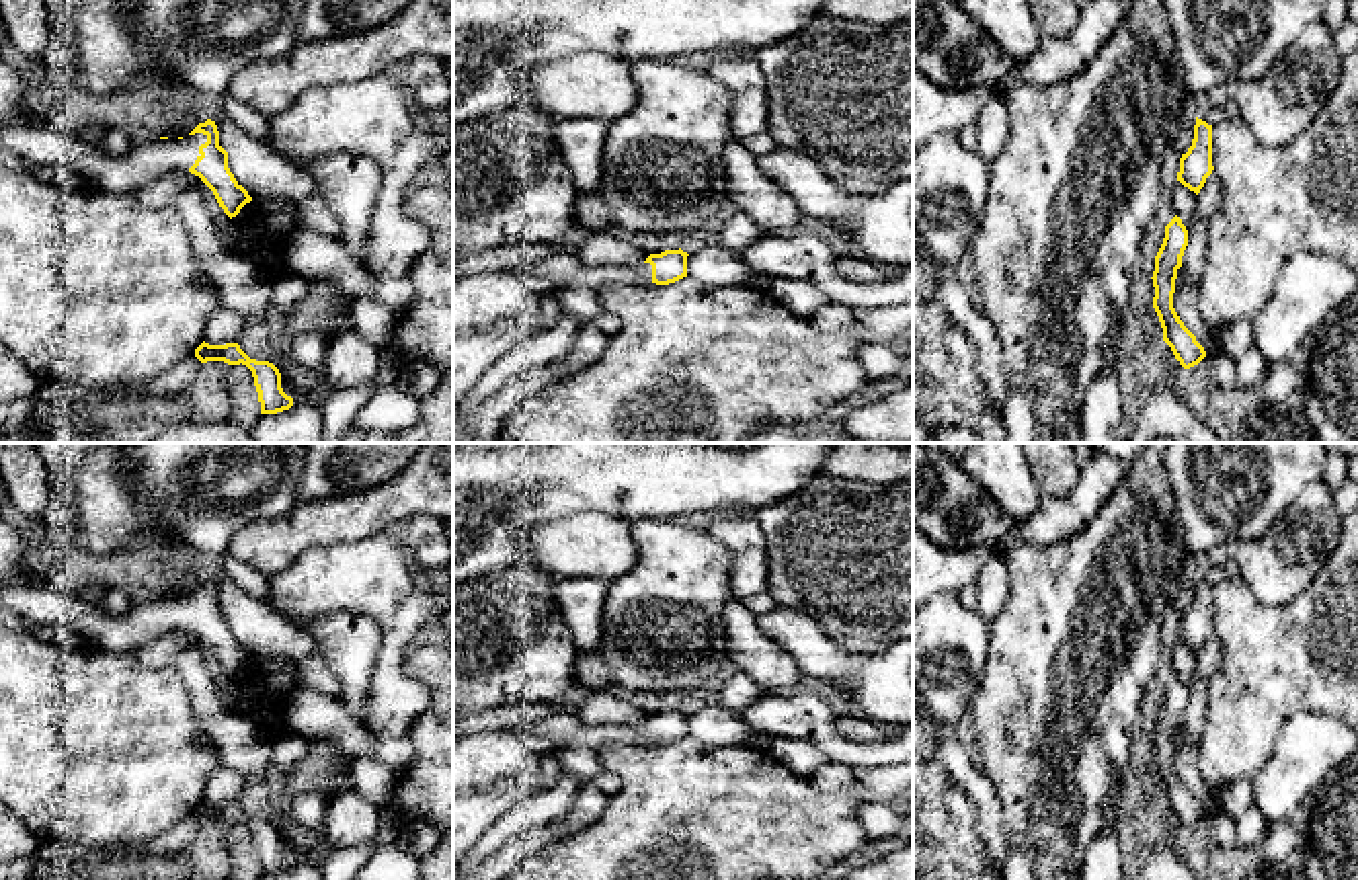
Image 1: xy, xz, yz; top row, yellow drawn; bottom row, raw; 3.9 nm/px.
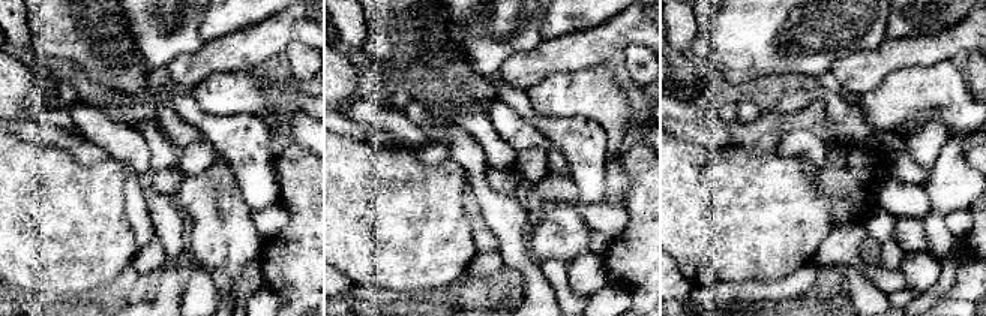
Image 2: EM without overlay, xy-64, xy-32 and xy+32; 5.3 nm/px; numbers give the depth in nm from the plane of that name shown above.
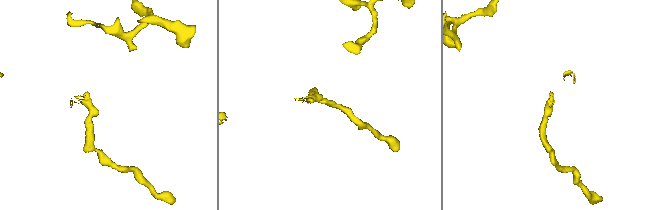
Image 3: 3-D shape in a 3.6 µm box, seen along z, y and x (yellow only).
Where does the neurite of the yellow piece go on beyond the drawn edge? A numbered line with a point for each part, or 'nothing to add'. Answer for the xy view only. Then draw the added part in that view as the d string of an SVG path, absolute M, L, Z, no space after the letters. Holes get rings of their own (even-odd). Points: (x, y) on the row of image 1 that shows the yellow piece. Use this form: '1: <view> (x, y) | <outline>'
1: xy (146, 161) | M0 125L0 146L41 164L72 162L88 185L109 193L135 193L144 183L170 170L189 170L201 156L207 135L133 144L125 156L109 156L101 146L86 146L78 135L39 125Z

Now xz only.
1: xz (563, 269) | M558 250L552 256L529 261L519 267L511 267L509 271L529 269L542 275L552 287L601 287L607 283L650 283L652 281L652 265L642 263L636 267L626 265L587 265L574 252Z

